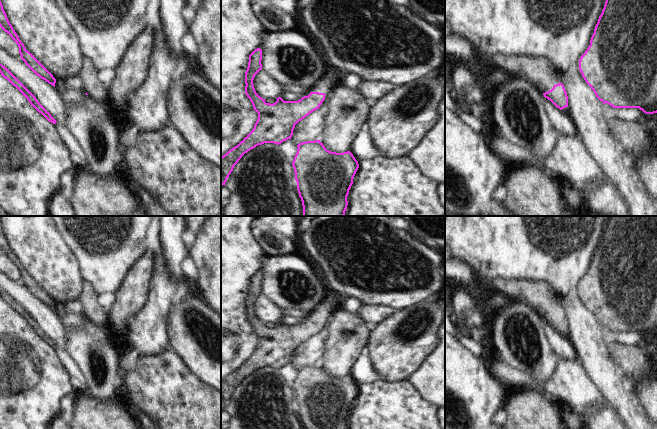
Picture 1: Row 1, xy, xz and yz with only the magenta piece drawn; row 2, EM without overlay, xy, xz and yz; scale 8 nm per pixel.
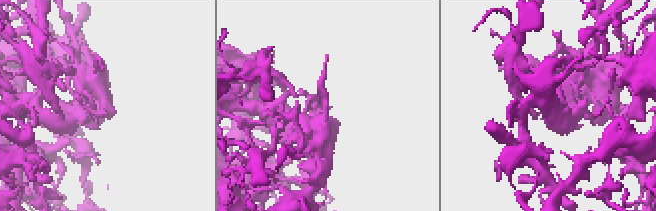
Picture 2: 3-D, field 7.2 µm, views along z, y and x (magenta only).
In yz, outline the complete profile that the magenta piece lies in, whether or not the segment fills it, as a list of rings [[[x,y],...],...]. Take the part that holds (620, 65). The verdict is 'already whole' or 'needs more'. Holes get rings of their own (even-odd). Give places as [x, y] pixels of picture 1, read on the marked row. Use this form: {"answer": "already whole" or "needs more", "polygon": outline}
{"answer": "already whole", "polygon": [[[606,0],[595,26],[590,45],[579,60],[579,70],[596,97],[613,108],[639,108],[645,114],[657,113],[657,0]]]}

